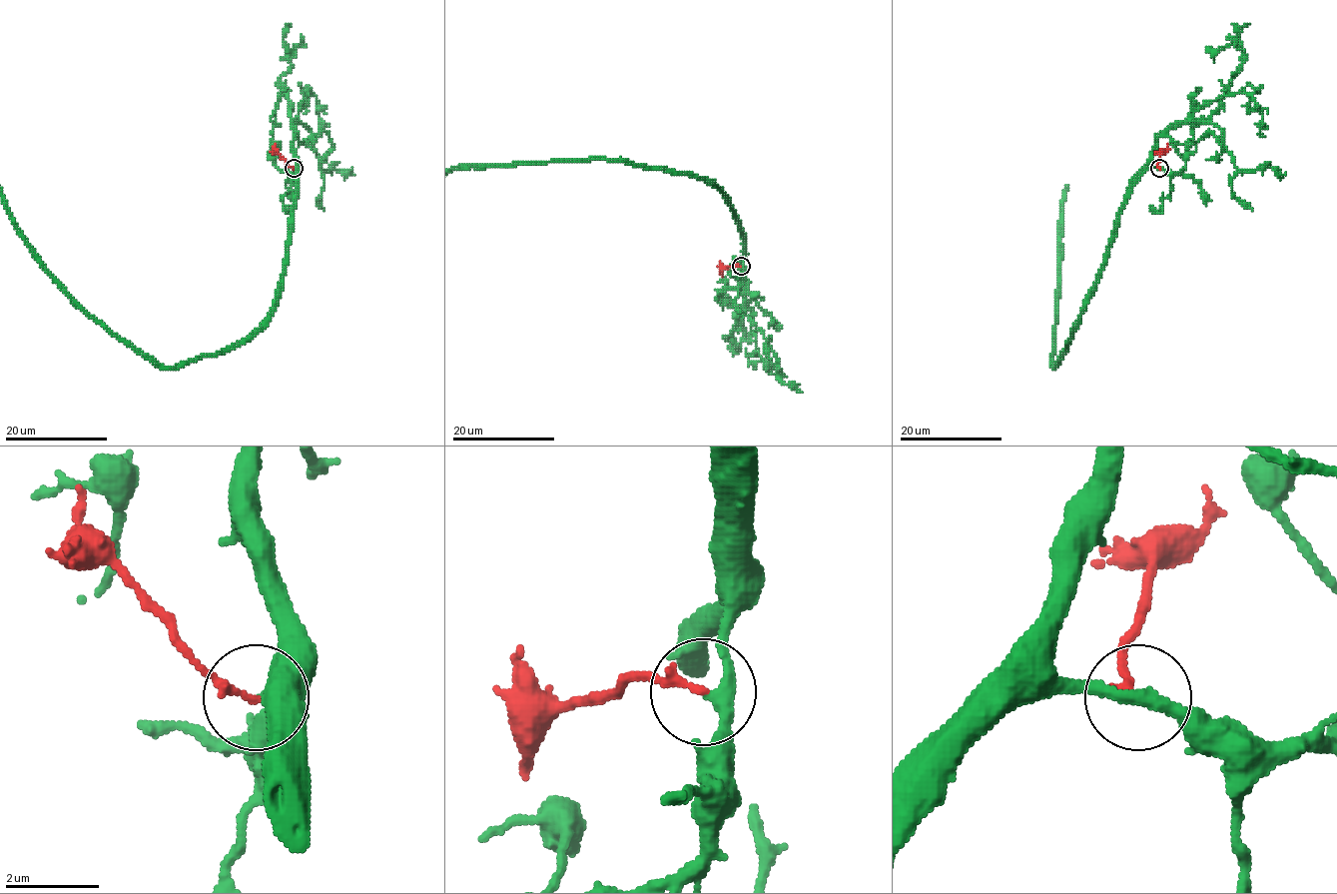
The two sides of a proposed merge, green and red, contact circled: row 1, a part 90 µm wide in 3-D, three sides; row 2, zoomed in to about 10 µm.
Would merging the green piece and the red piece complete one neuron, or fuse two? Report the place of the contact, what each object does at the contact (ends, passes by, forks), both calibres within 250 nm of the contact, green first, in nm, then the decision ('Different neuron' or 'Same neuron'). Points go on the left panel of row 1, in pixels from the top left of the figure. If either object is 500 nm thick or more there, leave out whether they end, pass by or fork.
Place: (294, 168). At the ring green passes by. At the ring red ends. Thickness 280 nm (green) against 190 nm. Different neuron

